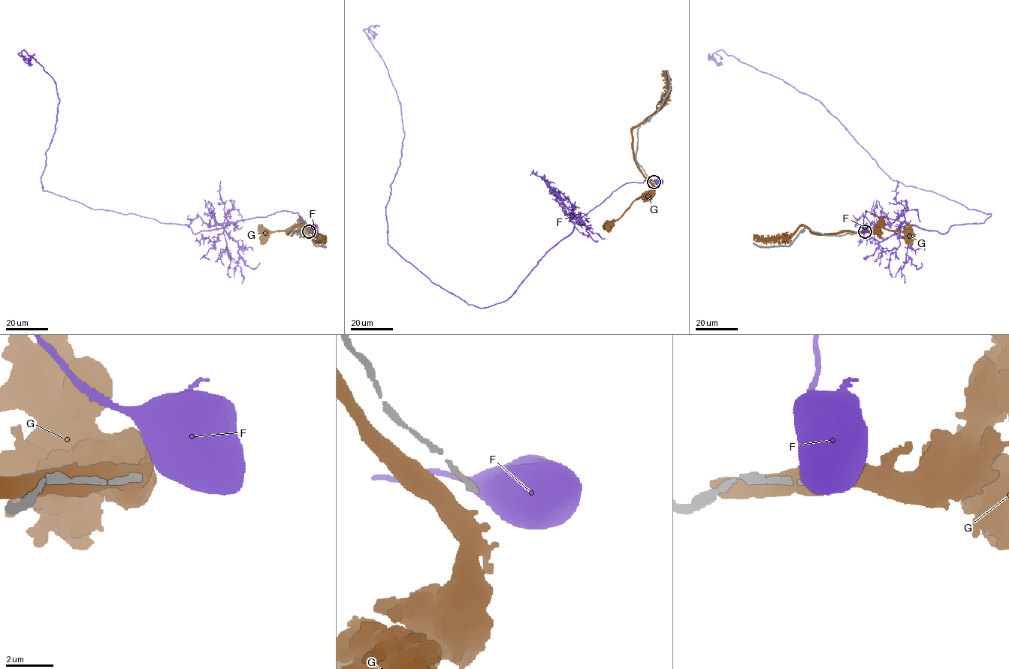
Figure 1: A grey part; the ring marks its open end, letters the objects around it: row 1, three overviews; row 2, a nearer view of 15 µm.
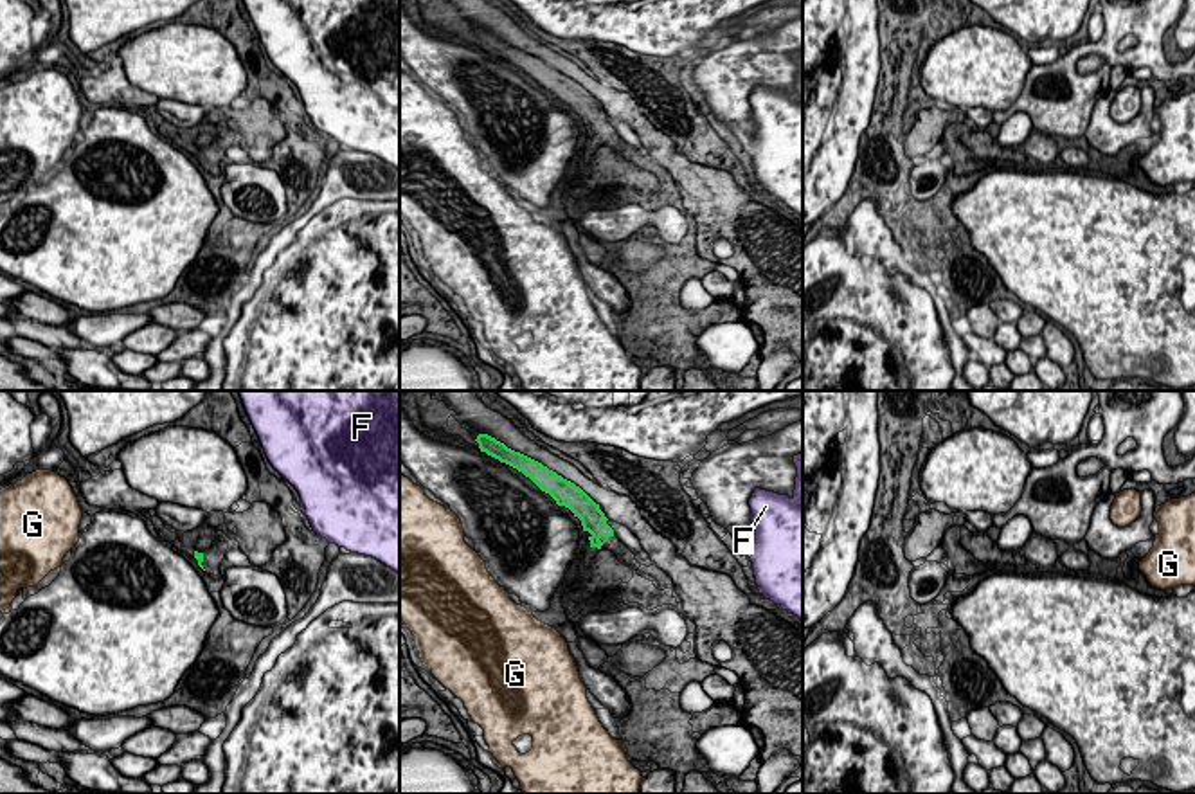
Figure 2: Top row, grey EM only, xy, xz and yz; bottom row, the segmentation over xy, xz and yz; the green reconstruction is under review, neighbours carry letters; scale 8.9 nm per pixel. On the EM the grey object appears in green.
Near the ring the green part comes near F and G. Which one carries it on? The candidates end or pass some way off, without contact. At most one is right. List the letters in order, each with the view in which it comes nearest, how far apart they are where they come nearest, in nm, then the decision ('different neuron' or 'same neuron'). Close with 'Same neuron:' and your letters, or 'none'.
F: xy | 950 nm | different neuron
G: xz | 600 nm | different neuron
Same neuron: none

